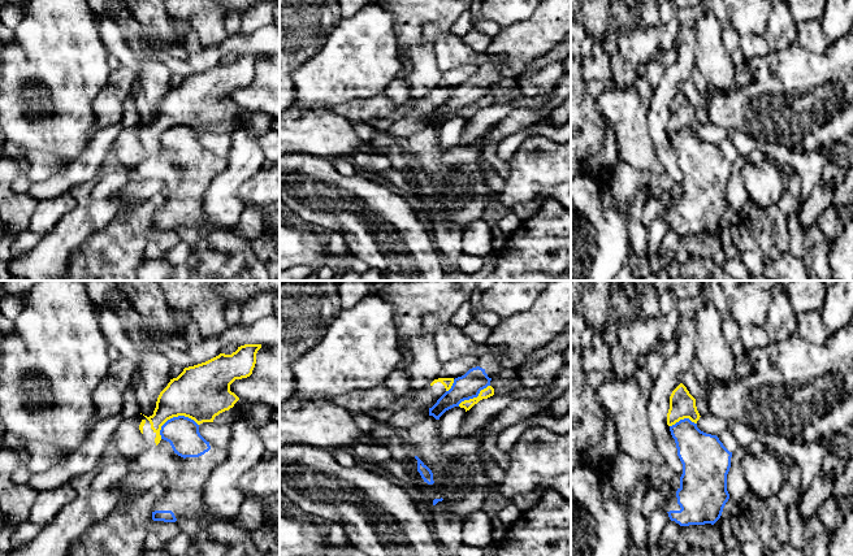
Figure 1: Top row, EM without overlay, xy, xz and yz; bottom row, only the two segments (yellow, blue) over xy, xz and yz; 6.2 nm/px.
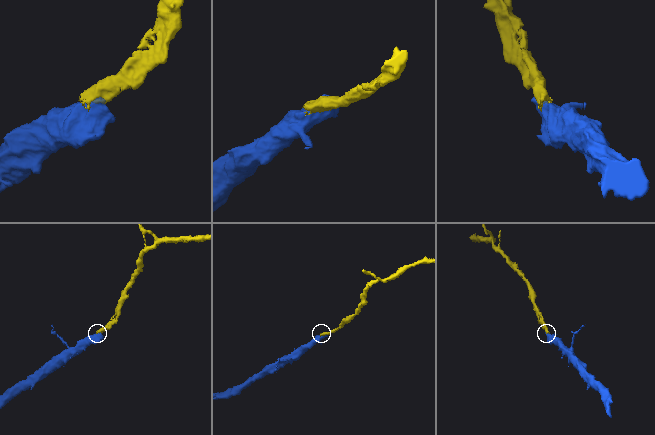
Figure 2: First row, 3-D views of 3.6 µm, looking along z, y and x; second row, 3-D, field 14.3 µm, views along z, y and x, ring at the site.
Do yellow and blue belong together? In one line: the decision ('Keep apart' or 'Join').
Keep apart

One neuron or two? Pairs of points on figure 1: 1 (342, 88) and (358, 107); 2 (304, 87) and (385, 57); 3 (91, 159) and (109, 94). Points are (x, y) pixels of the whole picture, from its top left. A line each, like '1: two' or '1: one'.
1: two
2: one
3: two

